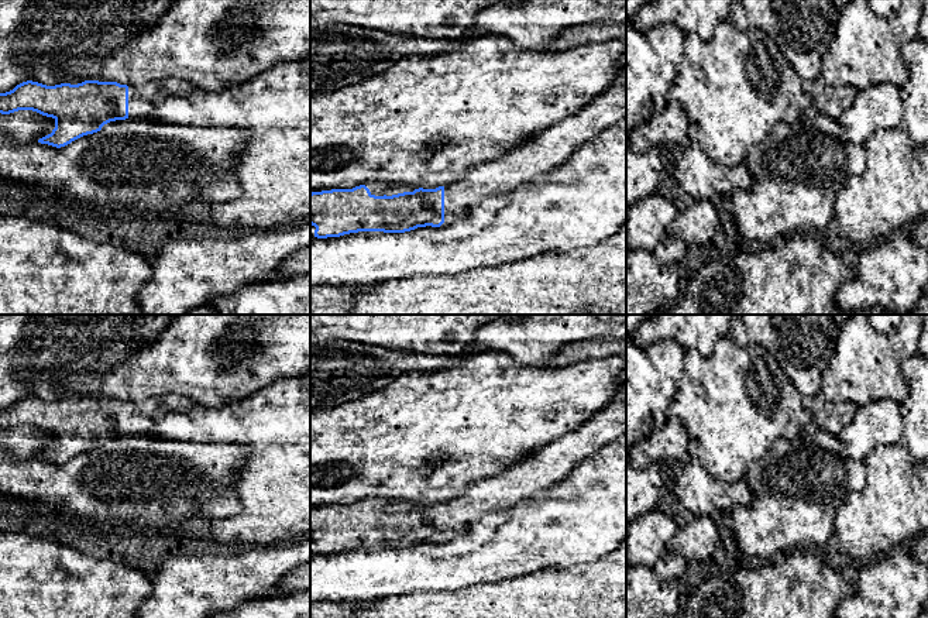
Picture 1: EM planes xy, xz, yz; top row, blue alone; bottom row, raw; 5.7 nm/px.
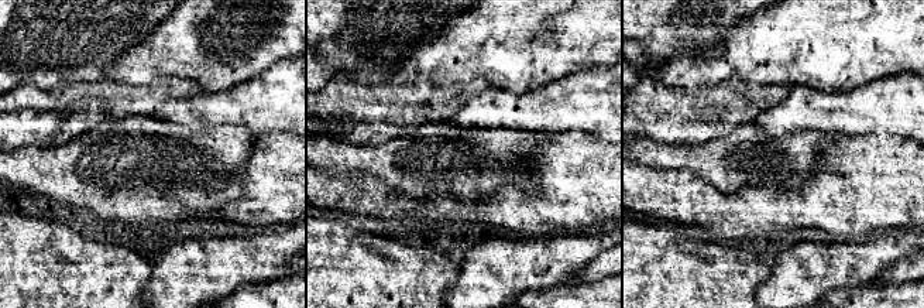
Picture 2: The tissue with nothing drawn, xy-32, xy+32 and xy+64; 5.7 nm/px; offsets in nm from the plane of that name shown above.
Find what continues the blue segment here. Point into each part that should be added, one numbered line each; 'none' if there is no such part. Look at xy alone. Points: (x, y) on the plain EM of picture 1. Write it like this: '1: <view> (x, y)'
1: xy (143, 415)

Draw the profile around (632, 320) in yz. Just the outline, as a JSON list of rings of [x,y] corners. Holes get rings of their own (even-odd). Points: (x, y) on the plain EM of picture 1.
[[[626,315],[626,340],[632,339],[636,327],[645,320],[654,315]]]

